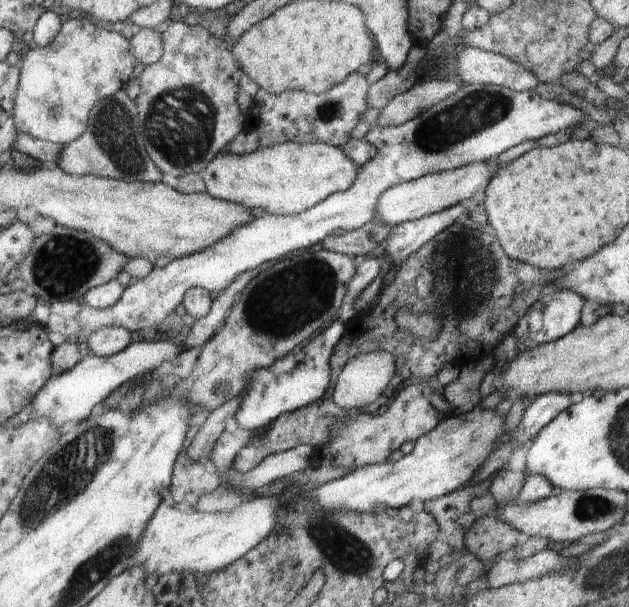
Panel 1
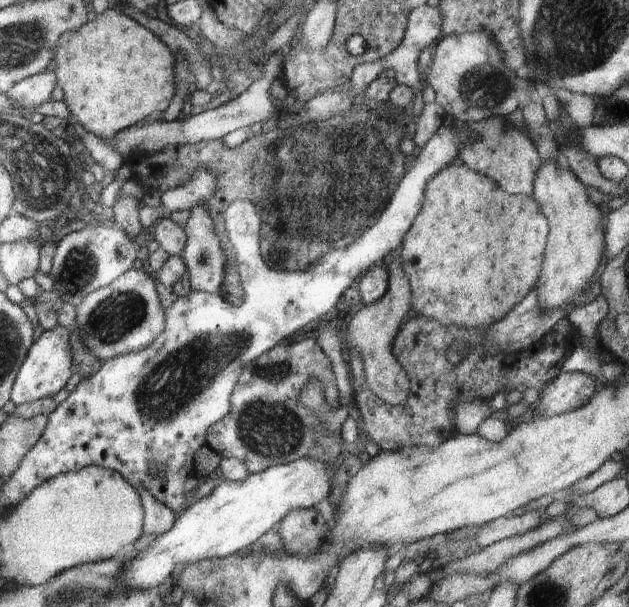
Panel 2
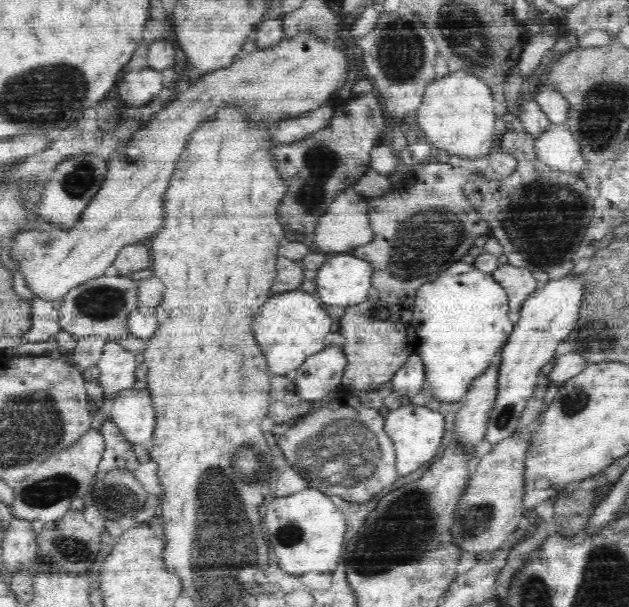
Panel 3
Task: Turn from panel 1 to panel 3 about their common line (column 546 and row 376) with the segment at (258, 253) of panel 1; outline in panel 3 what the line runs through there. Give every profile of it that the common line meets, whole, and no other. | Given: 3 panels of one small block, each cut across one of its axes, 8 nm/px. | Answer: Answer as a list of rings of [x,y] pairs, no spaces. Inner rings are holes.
[[[108,340],[98,359],[100,370],[97,384],[104,391],[106,403],[111,402],[116,392],[132,388],[136,380],[136,358],[132,351],[124,349],[120,343]]]

